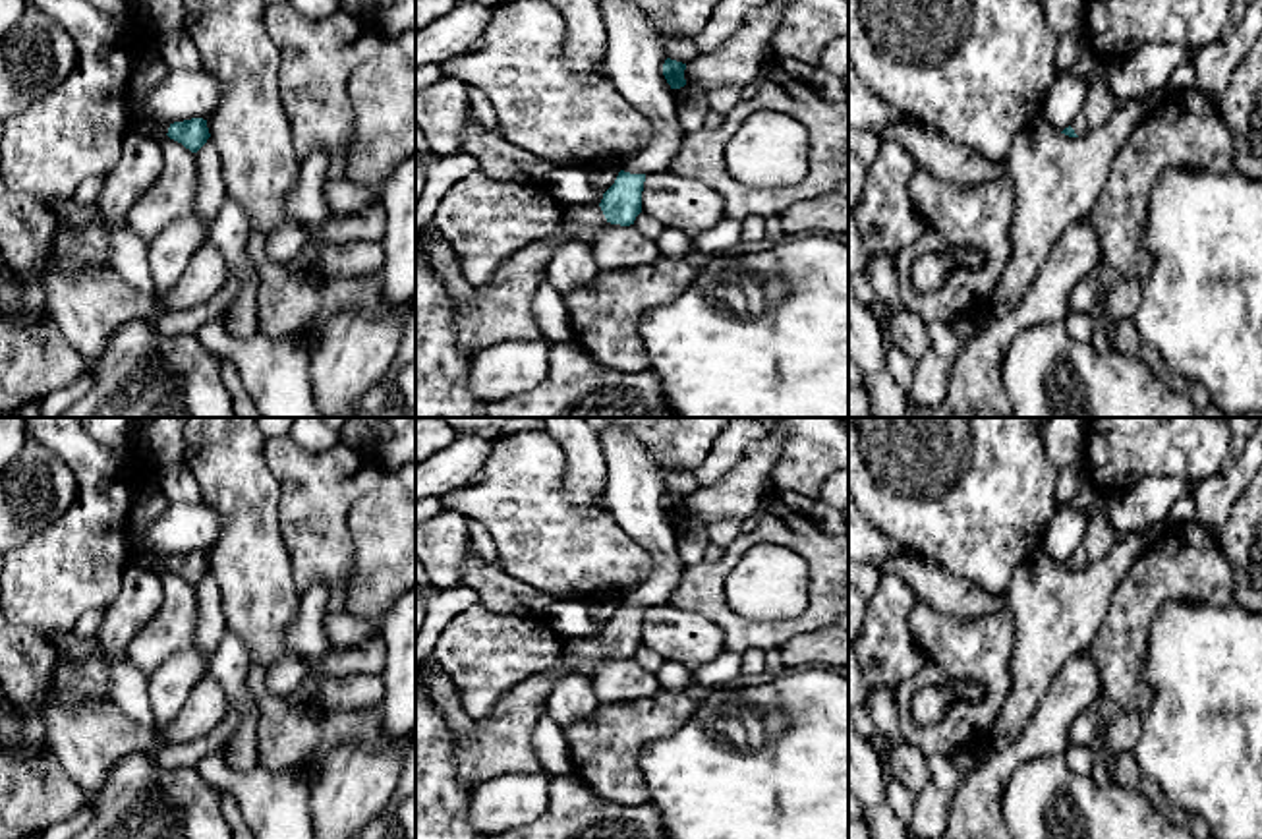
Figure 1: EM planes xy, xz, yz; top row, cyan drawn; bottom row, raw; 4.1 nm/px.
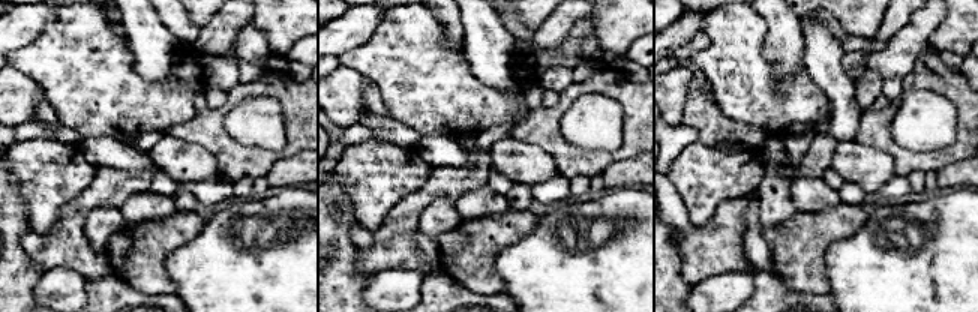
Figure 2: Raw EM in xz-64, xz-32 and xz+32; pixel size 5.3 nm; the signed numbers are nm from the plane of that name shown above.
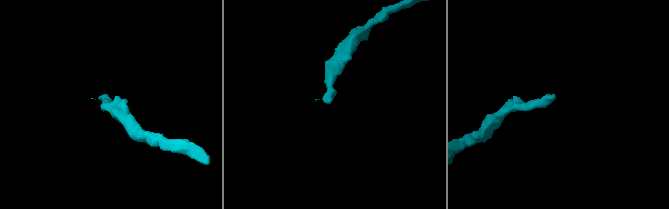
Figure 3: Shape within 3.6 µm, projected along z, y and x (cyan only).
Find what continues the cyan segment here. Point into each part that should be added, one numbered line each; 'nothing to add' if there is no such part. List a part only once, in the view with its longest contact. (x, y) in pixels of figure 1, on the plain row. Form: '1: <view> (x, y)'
1: xz (503, 743)

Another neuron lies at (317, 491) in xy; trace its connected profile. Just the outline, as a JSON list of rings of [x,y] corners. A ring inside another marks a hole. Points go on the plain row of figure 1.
[[[288,435],[267,439],[265,462],[280,479],[278,522],[292,557],[296,584],[323,580],[330,590],[348,590],[356,568],[356,547],[350,534],[350,508],[387,477],[375,448],[352,448],[344,443],[325,452],[307,452]]]

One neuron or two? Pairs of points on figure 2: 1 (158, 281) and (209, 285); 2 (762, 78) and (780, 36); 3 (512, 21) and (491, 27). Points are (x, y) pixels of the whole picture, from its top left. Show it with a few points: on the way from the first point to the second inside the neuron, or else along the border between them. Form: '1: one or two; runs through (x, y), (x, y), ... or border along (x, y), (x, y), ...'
1: two; border along (174, 248), (165, 272), (176, 293)
2: two; border along (767, 27), (762, 56), (783, 92)
3: two; border along (498, 15), (503, 26), (515, 38)

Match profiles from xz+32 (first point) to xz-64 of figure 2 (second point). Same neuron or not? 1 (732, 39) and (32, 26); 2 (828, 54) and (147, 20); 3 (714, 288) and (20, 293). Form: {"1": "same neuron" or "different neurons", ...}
{"1": "different neurons", "2": "same neuron", "3": "different neurons"}

